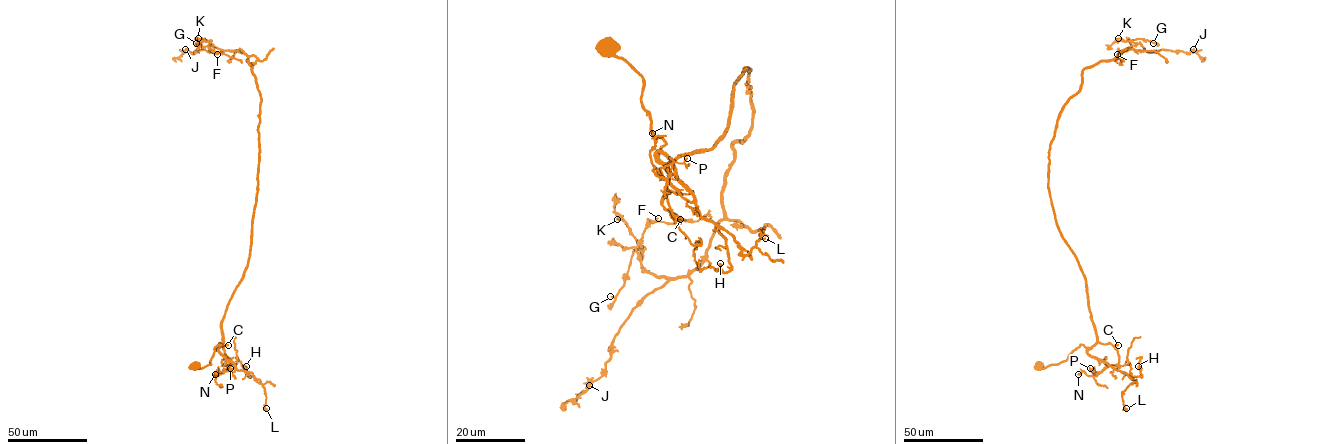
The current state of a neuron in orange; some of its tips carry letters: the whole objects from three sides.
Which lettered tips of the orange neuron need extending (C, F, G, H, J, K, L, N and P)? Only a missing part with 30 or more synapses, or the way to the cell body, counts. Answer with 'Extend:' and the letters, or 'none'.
Extend: none

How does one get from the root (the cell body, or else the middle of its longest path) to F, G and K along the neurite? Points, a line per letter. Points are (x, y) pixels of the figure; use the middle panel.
F: (609, 47), (643, 79), (670, 173), (724, 135), (749, 69), (752, 127), (687, 275), (642, 266), (658, 218)
G: (609, 47), (670, 173), (724, 135), (745, 68), (753, 111), (702, 261), (658, 277), (635, 249), (610, 296)
K: (609, 47), (643, 79), (670, 173), (724, 135), (745, 68), (753, 111), (687, 275), (649, 273), (617, 219)

